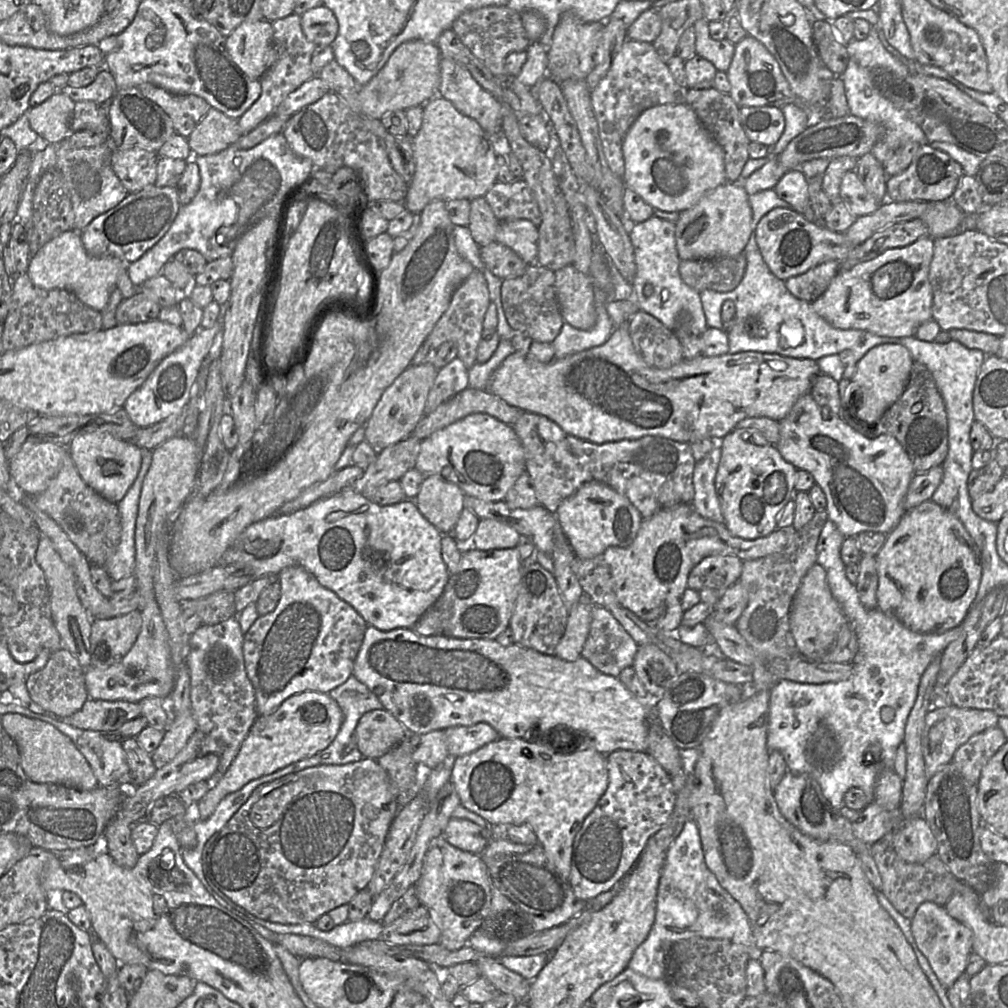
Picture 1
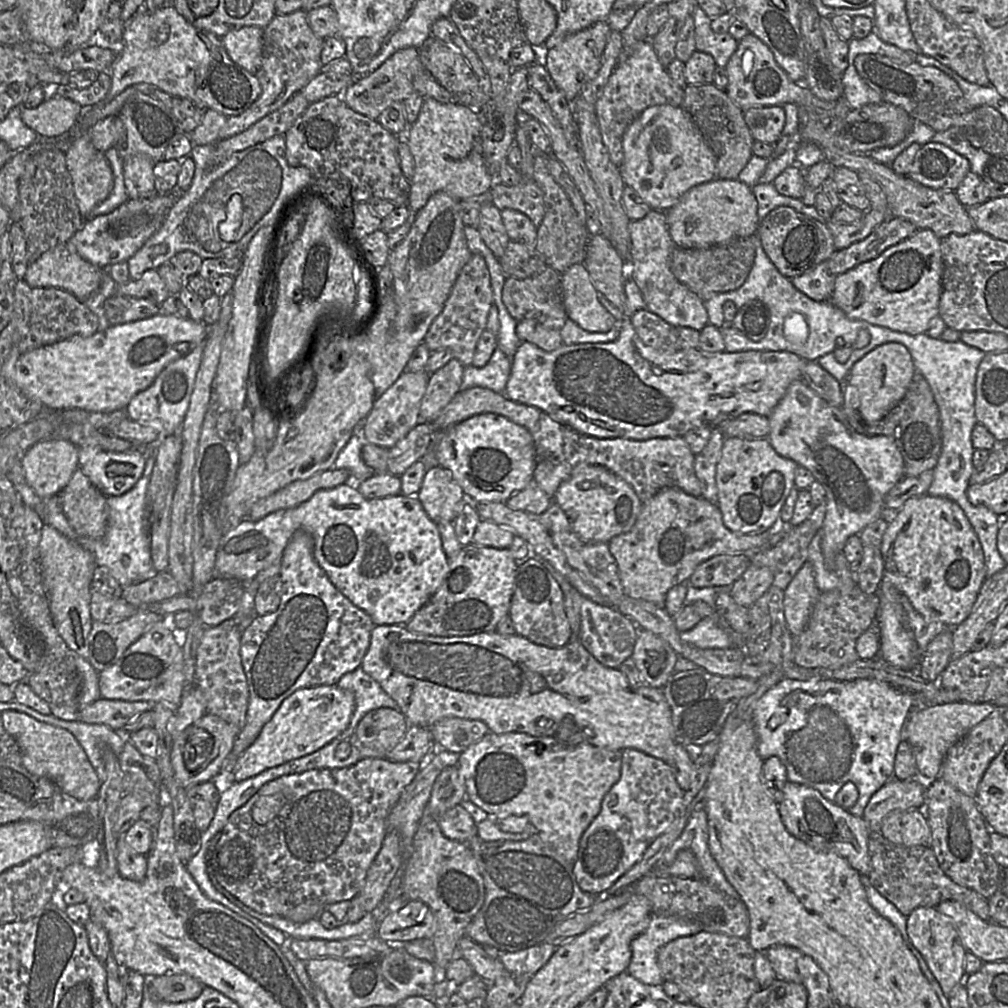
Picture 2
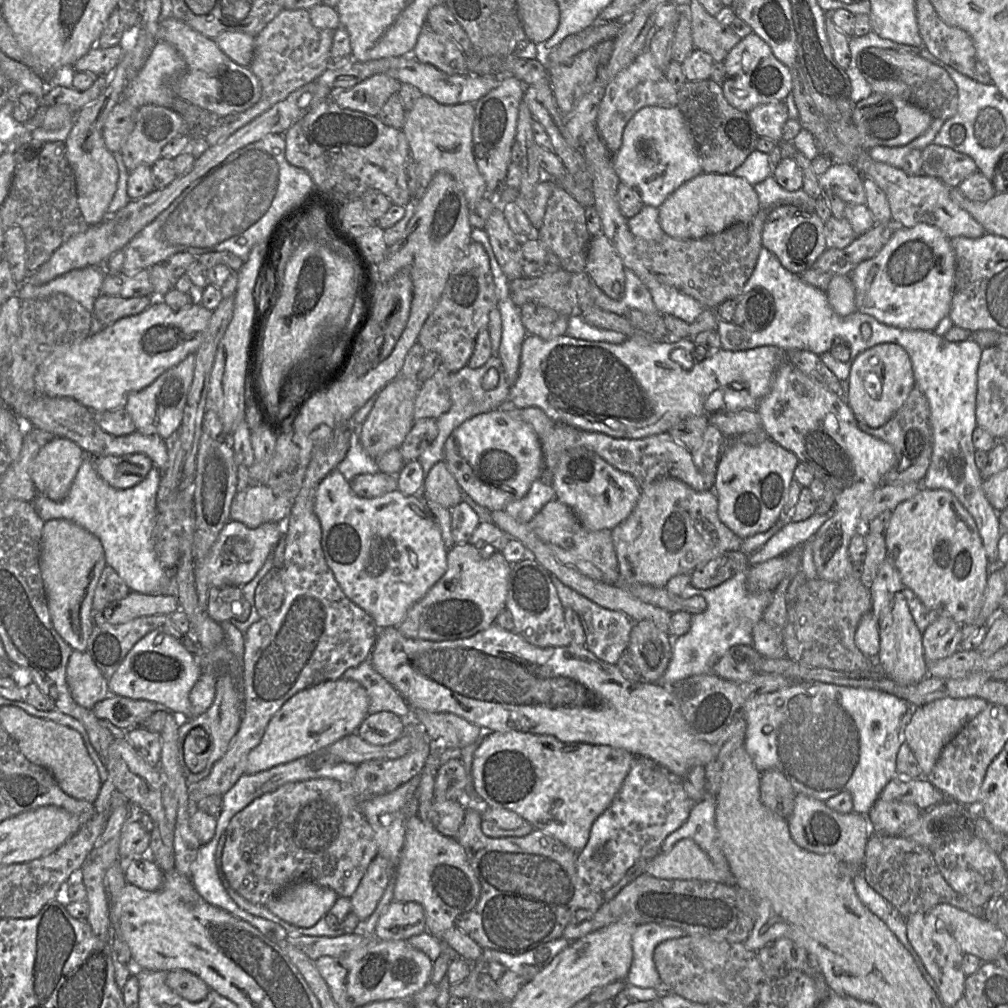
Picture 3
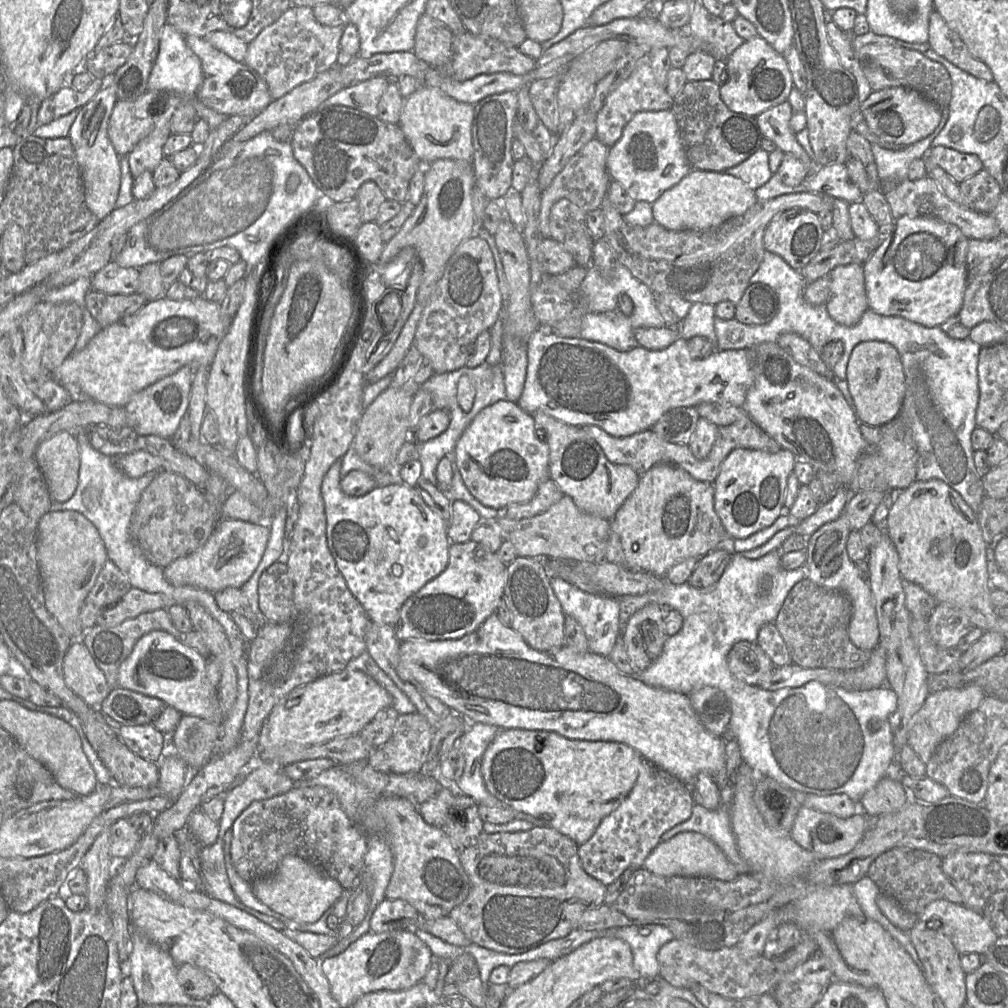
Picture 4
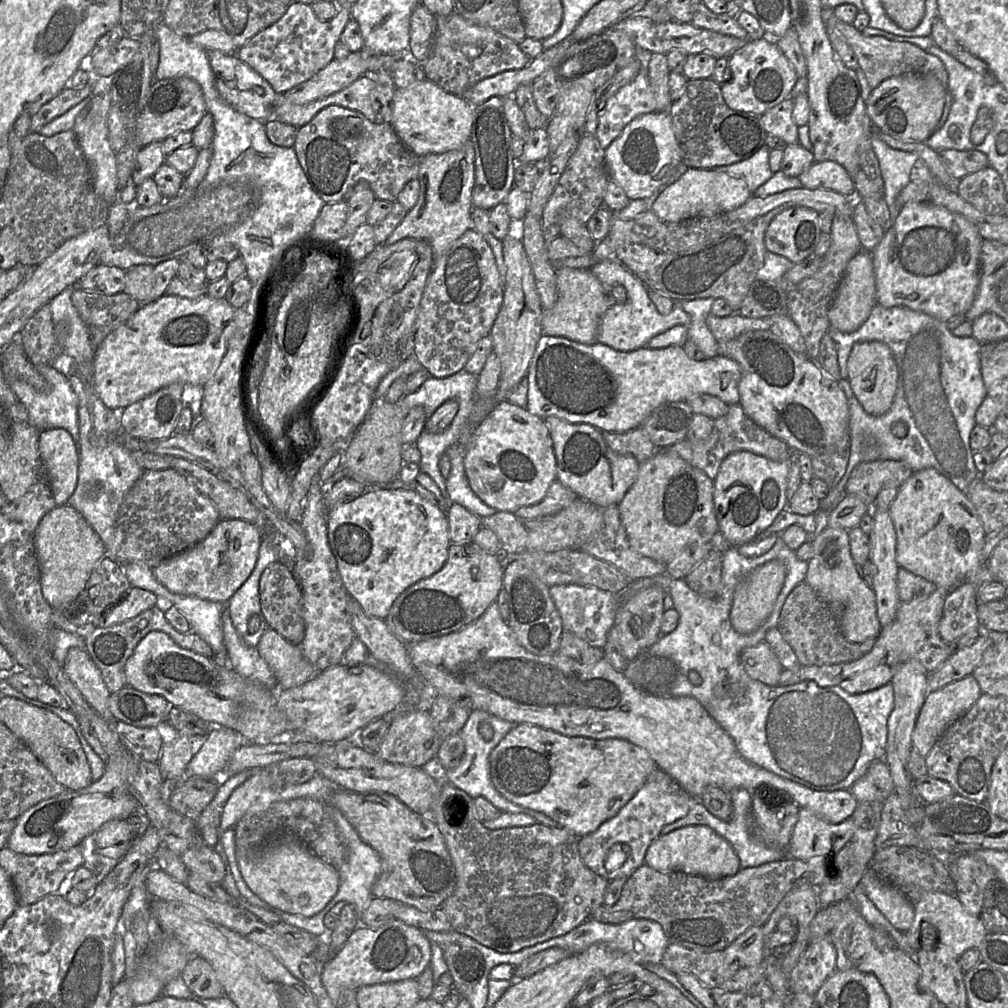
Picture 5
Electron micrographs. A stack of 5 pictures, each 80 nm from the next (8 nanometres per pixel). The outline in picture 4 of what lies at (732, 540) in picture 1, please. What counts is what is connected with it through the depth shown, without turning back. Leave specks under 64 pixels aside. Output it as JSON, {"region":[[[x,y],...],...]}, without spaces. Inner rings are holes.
{"region":[[[668,463],[657,464],[639,476],[637,487],[624,501],[610,523],[611,531],[620,538],[625,567],[658,577],[664,577],[670,568],[687,558],[703,557],[716,549],[725,537],[730,537],[714,510],[713,484],[696,480],[682,468]]]}

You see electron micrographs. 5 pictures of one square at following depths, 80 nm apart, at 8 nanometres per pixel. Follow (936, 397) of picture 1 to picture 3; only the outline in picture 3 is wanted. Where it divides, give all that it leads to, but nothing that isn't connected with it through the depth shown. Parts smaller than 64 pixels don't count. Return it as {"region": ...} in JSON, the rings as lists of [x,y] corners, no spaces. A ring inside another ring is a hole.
{"region":[[[914,386],[901,408],[884,425],[871,428],[864,423],[859,428],[886,443],[894,450],[896,463],[884,476],[883,484],[921,482],[931,462],[934,437],[931,425],[930,405],[922,391]]]}

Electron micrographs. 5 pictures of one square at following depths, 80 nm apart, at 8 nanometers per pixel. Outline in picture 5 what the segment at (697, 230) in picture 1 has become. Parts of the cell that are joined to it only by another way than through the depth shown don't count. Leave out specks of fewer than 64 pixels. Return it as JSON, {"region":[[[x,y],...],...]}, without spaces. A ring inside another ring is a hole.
{"region":[[[688,168],[675,182],[661,189],[651,210],[664,222],[675,223],[688,218],[713,216],[742,206],[753,194],[741,178],[712,169]]]}

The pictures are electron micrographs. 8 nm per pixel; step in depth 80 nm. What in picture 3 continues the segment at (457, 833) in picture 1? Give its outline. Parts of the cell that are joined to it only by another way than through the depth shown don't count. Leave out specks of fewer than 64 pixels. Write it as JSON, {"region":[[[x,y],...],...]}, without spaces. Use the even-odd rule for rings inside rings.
{"region":[[[434,800],[429,811],[429,821],[440,834],[455,838],[463,823],[465,809],[455,800]]]}

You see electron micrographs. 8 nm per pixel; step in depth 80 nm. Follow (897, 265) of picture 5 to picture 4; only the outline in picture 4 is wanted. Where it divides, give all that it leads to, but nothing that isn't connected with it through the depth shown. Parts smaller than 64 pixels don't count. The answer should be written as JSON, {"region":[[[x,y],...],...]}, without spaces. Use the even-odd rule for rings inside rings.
{"region":[[[902,216],[892,227],[882,228],[882,242],[863,264],[869,309],[883,316],[899,316],[922,326],[939,327],[949,317],[957,316],[967,283],[969,239],[953,224],[938,219]]]}

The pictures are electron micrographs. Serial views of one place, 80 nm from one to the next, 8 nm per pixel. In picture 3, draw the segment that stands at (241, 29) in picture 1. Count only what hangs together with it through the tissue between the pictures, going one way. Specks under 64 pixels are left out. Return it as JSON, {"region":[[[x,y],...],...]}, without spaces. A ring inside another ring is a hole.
{"region":[[[223,32],[213,39],[233,62],[250,67],[254,55],[255,37],[240,32]]]}

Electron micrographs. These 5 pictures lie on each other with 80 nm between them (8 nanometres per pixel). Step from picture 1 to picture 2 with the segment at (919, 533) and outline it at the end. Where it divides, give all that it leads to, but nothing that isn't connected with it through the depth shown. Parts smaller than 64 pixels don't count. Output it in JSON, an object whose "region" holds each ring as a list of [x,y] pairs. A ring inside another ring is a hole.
{"region":[[[928,493],[908,499],[894,512],[882,537],[880,551],[884,563],[881,581],[889,581],[926,620],[953,628],[967,618],[986,579],[986,567],[979,539],[957,503]]]}

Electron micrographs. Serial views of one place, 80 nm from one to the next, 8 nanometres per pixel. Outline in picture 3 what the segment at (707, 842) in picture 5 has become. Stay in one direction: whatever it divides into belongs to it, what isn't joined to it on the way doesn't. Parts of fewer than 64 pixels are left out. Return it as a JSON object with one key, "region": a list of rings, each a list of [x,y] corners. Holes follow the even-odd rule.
{"region":[[[681,839],[666,853],[652,858],[645,872],[660,879],[698,879],[722,883],[708,855],[691,839]]]}

